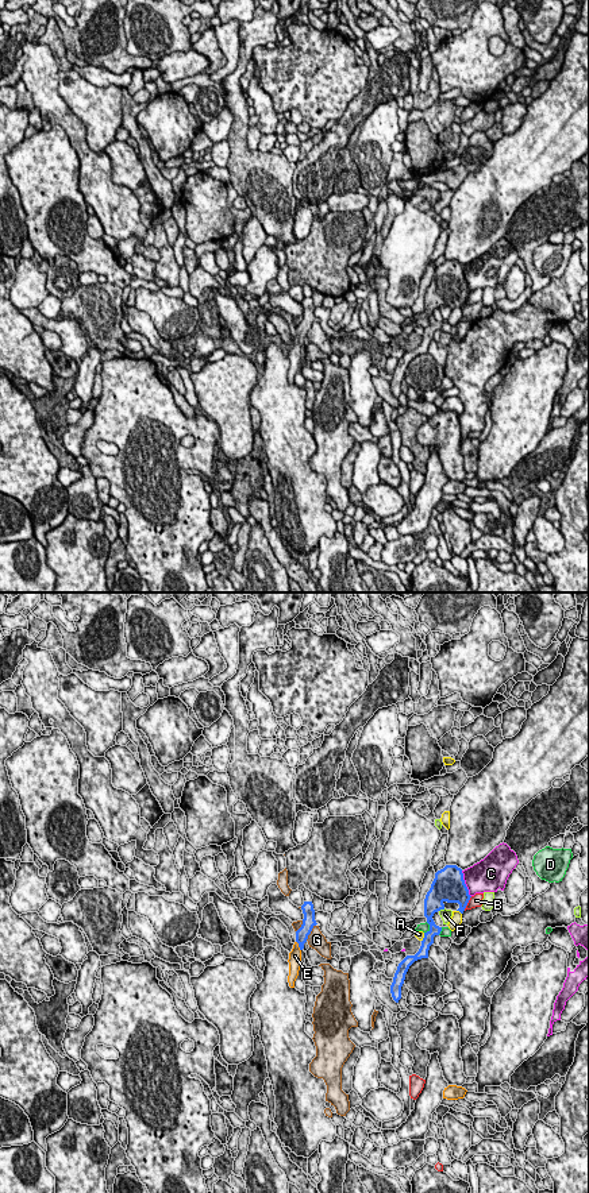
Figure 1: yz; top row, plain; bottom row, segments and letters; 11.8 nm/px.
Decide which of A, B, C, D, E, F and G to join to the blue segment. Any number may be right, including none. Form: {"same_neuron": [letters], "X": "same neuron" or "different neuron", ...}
{"same_neuron": ["E"], "A": "different neuron", "B": "different neuron", "C": "different neuron", "D": "different neuron", "E": "same neuron", "F": "different neuron", "G": "different neuron"}

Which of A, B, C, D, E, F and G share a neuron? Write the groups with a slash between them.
A / B / C / D / E / F / G

